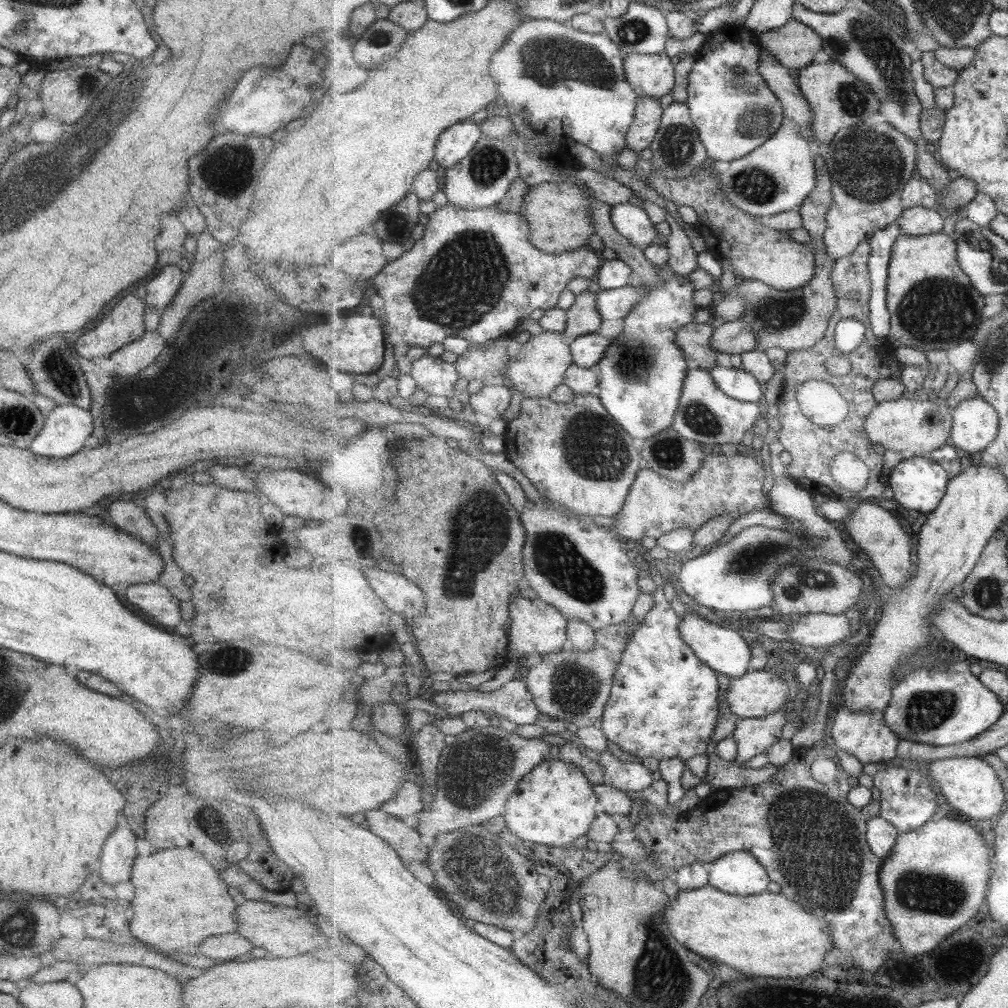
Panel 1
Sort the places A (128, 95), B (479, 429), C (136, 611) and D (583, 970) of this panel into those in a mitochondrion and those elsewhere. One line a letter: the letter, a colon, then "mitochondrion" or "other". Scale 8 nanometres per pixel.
A: mitochondrion
B: other
C: other
D: other

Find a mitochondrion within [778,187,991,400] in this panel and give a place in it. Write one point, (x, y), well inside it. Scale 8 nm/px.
(938, 310)

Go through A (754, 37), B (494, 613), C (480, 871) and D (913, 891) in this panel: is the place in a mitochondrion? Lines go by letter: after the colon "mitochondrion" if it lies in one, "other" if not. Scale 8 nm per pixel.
A: other
B: other
C: mitochondrion
D: mitochondrion

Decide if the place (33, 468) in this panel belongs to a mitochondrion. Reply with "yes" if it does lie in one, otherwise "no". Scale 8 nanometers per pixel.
no

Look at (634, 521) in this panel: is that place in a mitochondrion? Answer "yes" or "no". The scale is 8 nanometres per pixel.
no

